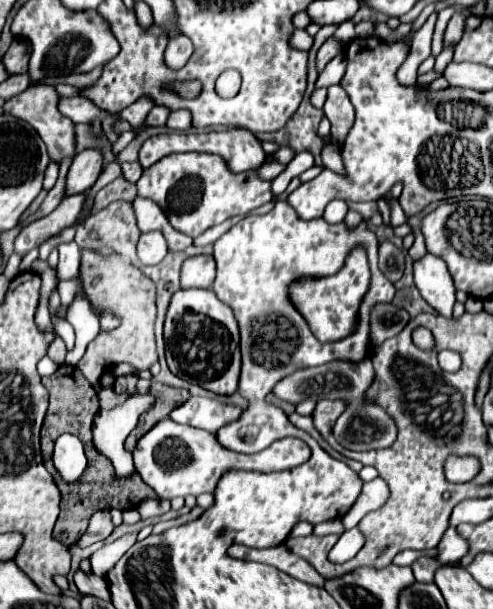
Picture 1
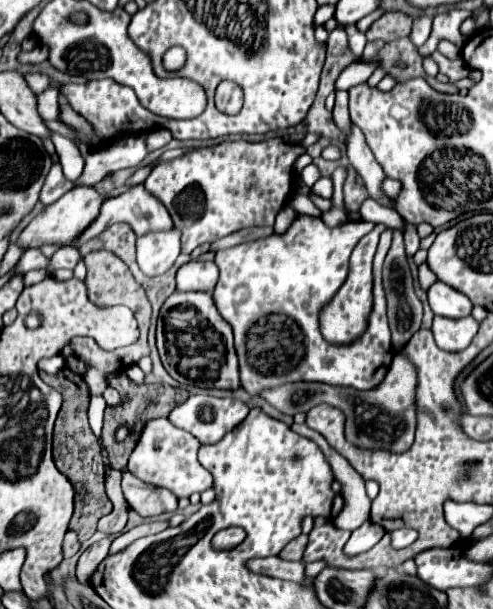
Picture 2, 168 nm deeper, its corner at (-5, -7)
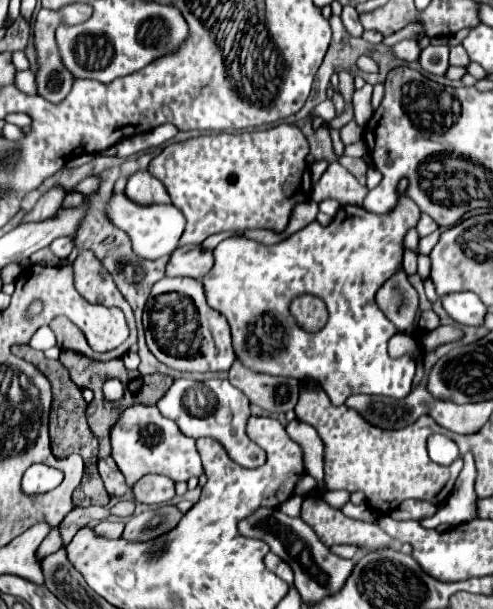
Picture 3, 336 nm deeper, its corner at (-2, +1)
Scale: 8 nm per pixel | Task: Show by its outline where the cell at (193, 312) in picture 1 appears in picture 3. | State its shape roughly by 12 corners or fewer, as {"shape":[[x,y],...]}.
{"shape":[[161,278],[145,306],[153,356],[229,372],[229,324],[203,284]]}

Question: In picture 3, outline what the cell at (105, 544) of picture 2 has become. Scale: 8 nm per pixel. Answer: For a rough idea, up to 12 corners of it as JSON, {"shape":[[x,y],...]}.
{"shape":[[99,522],[97,536],[119,538],[123,522]]}

